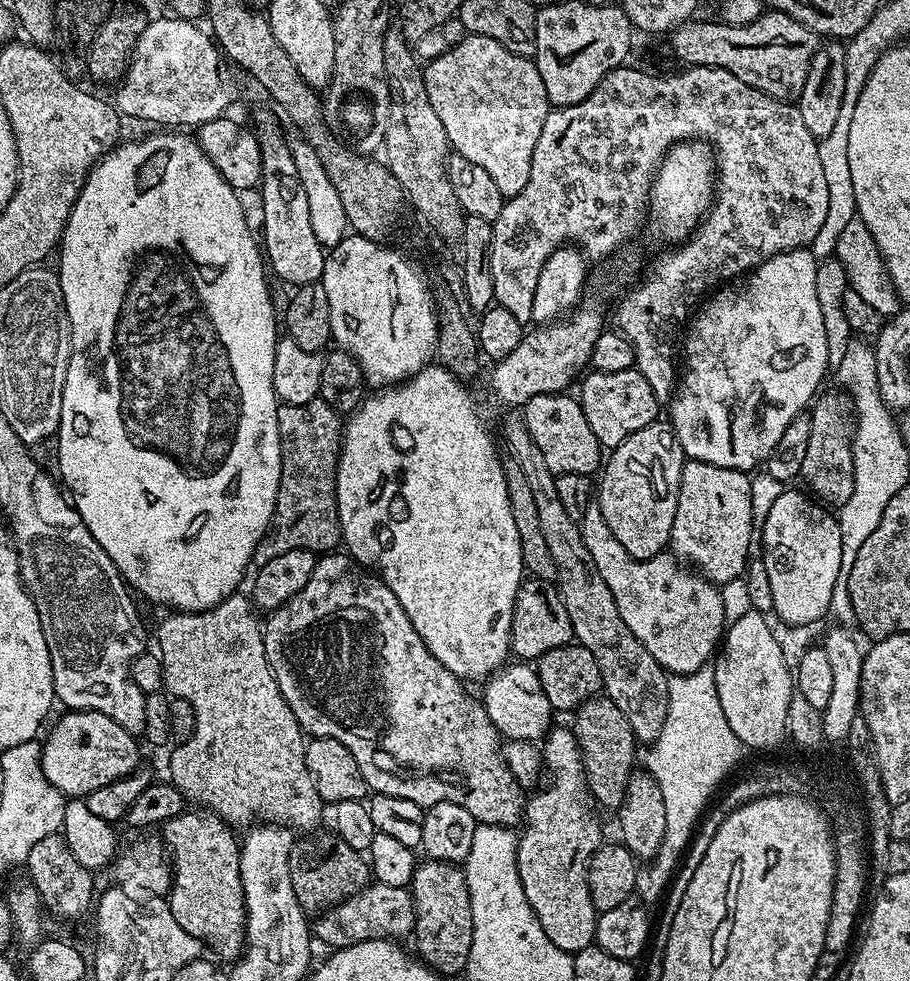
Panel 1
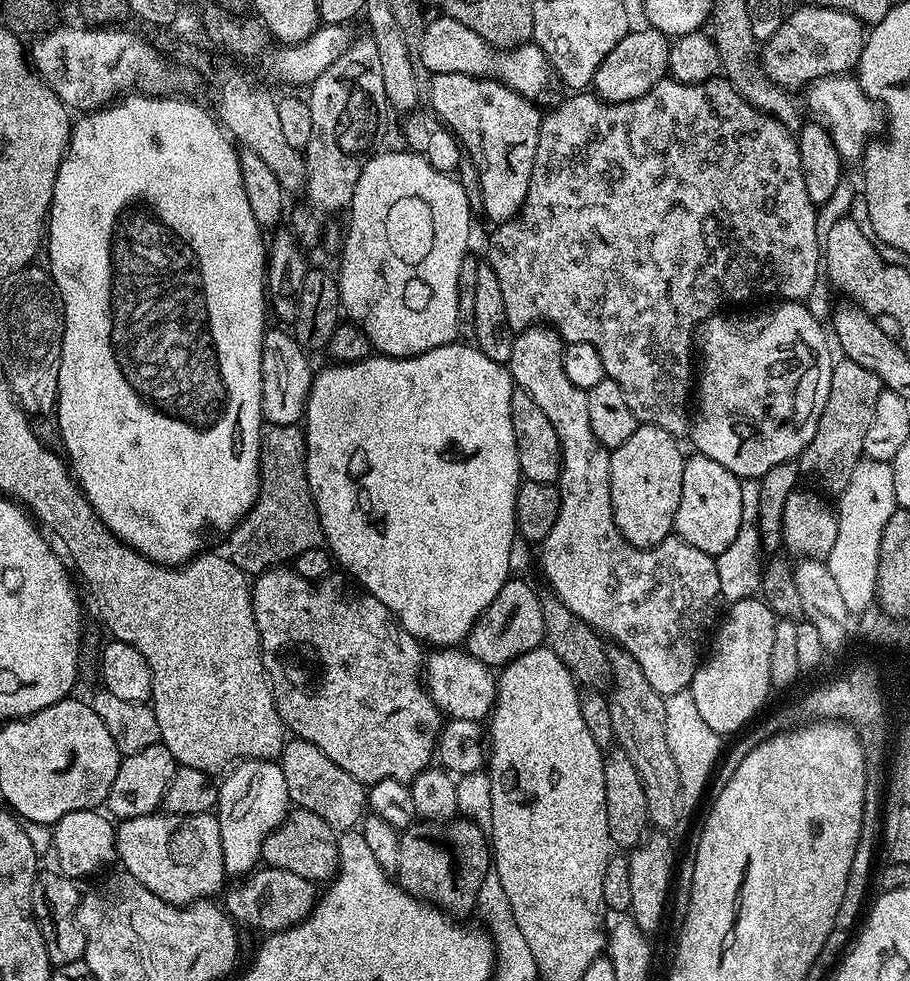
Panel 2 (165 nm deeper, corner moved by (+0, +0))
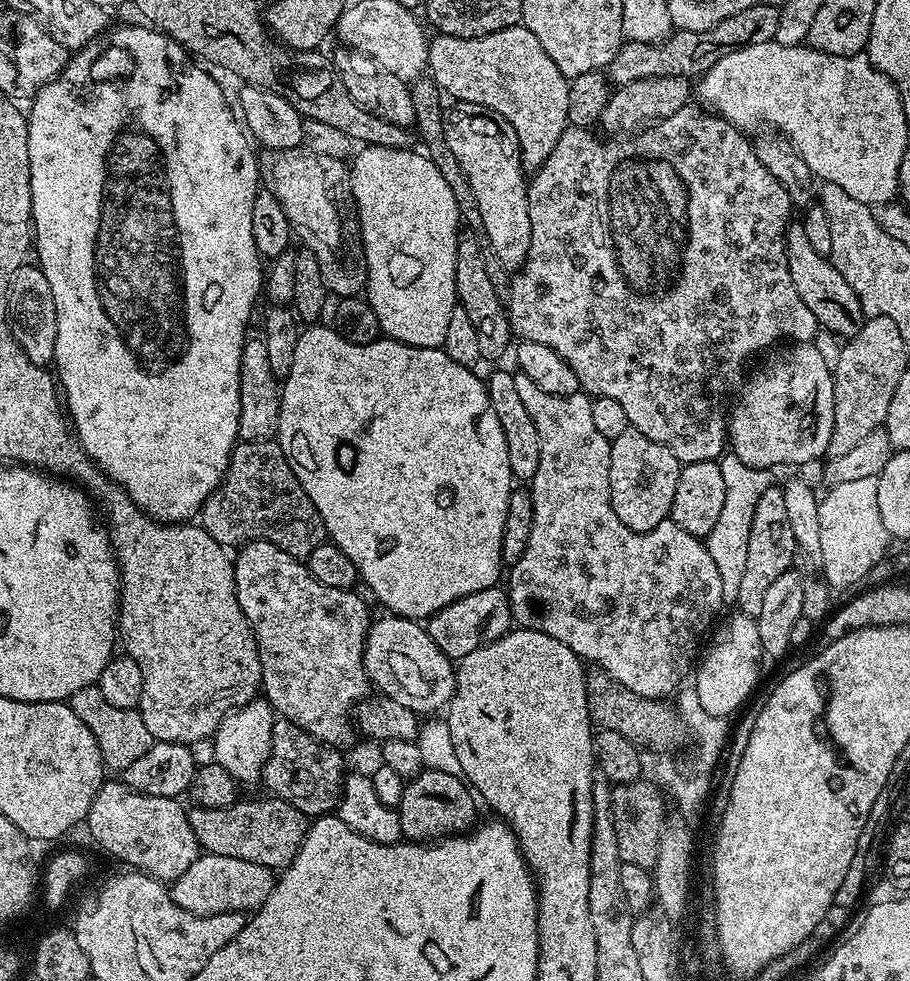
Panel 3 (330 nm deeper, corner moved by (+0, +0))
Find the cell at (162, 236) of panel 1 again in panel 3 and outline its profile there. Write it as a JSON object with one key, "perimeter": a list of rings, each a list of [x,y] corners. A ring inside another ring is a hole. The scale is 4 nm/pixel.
{"perimeter":[[[151,27],[136,28],[125,36],[117,38],[113,44],[108,44],[101,50],[100,56],[95,56],[91,47],[85,46],[75,53],[64,65],[64,71],[56,79],[41,88],[35,96],[31,97],[32,109],[27,109],[28,117],[28,149],[30,150],[30,194],[32,195],[32,227],[34,229],[34,256],[38,266],[46,274],[46,282],[50,282],[50,294],[54,294],[54,306],[58,314],[58,338],[54,342],[54,372],[62,385],[62,396],[66,401],[66,412],[70,417],[71,427],[74,429],[76,439],[86,450],[88,459],[96,461],[97,468],[104,471],[115,484],[120,484],[130,494],[133,502],[153,520],[161,524],[183,524],[191,521],[208,501],[208,495],[220,487],[224,479],[224,471],[228,469],[228,459],[236,449],[240,440],[240,359],[244,349],[244,341],[248,328],[248,319],[252,316],[252,303],[262,292],[262,257],[254,246],[254,234],[250,230],[250,210],[254,206],[254,198],[262,184],[260,165],[257,153],[252,153],[248,145],[250,136],[242,127],[237,113],[228,105],[220,84],[208,72],[203,72],[197,61],[193,59],[186,49],[163,32]]]}

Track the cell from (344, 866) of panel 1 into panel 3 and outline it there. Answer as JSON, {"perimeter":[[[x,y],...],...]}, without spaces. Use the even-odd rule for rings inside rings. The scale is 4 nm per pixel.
{"perimeter":[[[275,798],[267,799],[241,799],[225,808],[193,807],[188,812],[188,821],[201,849],[213,856],[258,862],[258,866],[266,866],[273,870],[287,868],[302,846],[310,820],[297,808],[290,806],[290,802]]]}

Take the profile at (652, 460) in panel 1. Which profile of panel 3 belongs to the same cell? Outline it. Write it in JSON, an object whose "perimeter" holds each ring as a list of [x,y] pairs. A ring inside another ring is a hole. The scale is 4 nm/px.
{"perimeter":[[[629,426],[610,441],[610,502],[618,522],[635,532],[654,530],[669,519],[674,506],[674,489],[678,487],[680,460],[658,442],[646,438],[638,429]]]}

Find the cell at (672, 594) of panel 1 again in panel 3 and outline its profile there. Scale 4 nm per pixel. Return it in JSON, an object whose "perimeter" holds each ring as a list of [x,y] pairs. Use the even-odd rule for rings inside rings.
{"perimeter":[[[522,371],[516,372],[514,383],[522,402],[526,405],[526,411],[530,413],[530,418],[534,418],[534,427],[538,429],[538,442],[542,442],[542,458],[538,458],[538,474],[534,474],[530,482],[534,506],[534,526],[530,530],[530,542],[522,558],[518,558],[518,562],[511,565],[509,572],[512,573],[508,576],[508,584],[506,583],[508,601],[512,604],[512,619],[519,627],[533,628],[542,634],[550,634],[550,638],[558,638],[558,642],[566,642],[566,646],[570,646],[570,650],[574,650],[574,654],[580,657],[581,661],[606,670],[611,676],[618,678],[618,682],[622,682],[626,690],[634,690],[634,694],[642,694],[651,700],[671,697],[687,681],[684,680],[687,676],[689,679],[694,668],[694,661],[701,651],[700,639],[703,638],[704,631],[706,631],[706,636],[709,629],[713,627],[712,619],[719,614],[720,608],[725,607],[722,578],[718,578],[718,566],[714,566],[714,560],[708,552],[708,545],[701,537],[686,534],[686,530],[682,530],[682,526],[678,526],[671,518],[662,521],[649,532],[635,532],[622,526],[610,502],[610,450],[612,446],[594,427],[594,417],[590,410],[592,400],[583,391],[569,396],[546,394],[542,386],[536,386],[533,379],[528,378]]]}

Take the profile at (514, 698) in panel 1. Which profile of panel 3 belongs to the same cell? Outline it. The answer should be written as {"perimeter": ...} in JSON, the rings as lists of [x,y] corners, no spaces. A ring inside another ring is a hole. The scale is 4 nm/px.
{"perimeter":[[[384,614],[381,620],[371,621],[368,634],[364,638],[364,669],[377,693],[386,694],[394,702],[406,706],[411,712],[417,714],[439,713],[436,711],[439,708],[441,711],[451,702],[456,689],[453,661],[449,660],[446,654],[442,654],[442,650],[438,650],[434,638],[430,638],[428,629],[423,623],[408,620],[404,616]]]}

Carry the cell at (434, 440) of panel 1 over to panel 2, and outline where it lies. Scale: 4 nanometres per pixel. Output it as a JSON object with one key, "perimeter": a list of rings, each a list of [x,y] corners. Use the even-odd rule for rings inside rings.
{"perimeter":[[[453,342],[446,346],[438,346],[429,352],[423,352],[417,356],[385,356],[383,354],[373,354],[368,359],[358,362],[357,364],[337,364],[333,363],[332,368],[324,368],[315,373],[312,378],[312,389],[308,395],[308,405],[304,408],[304,419],[302,427],[308,442],[308,453],[306,454],[306,478],[308,485],[312,491],[312,497],[316,503],[318,510],[318,518],[320,525],[324,531],[324,544],[329,552],[332,553],[335,563],[345,568],[343,571],[363,591],[369,592],[374,598],[378,598],[378,602],[382,602],[382,606],[386,606],[392,611],[396,617],[396,622],[401,624],[415,640],[436,644],[432,646],[460,646],[467,641],[468,631],[474,626],[474,622],[486,610],[486,606],[490,606],[490,602],[494,602],[494,594],[498,594],[498,590],[502,590],[502,586],[510,579],[508,567],[512,564],[512,539],[517,539],[516,531],[516,492],[520,489],[522,477],[520,467],[518,466],[518,450],[516,449],[516,439],[514,438],[514,426],[512,425],[512,415],[510,414],[510,402],[512,401],[512,393],[514,385],[512,376],[508,373],[505,365],[494,362],[490,358],[486,358],[486,354],[482,354],[480,349],[471,343],[460,344],[461,342]]]}

